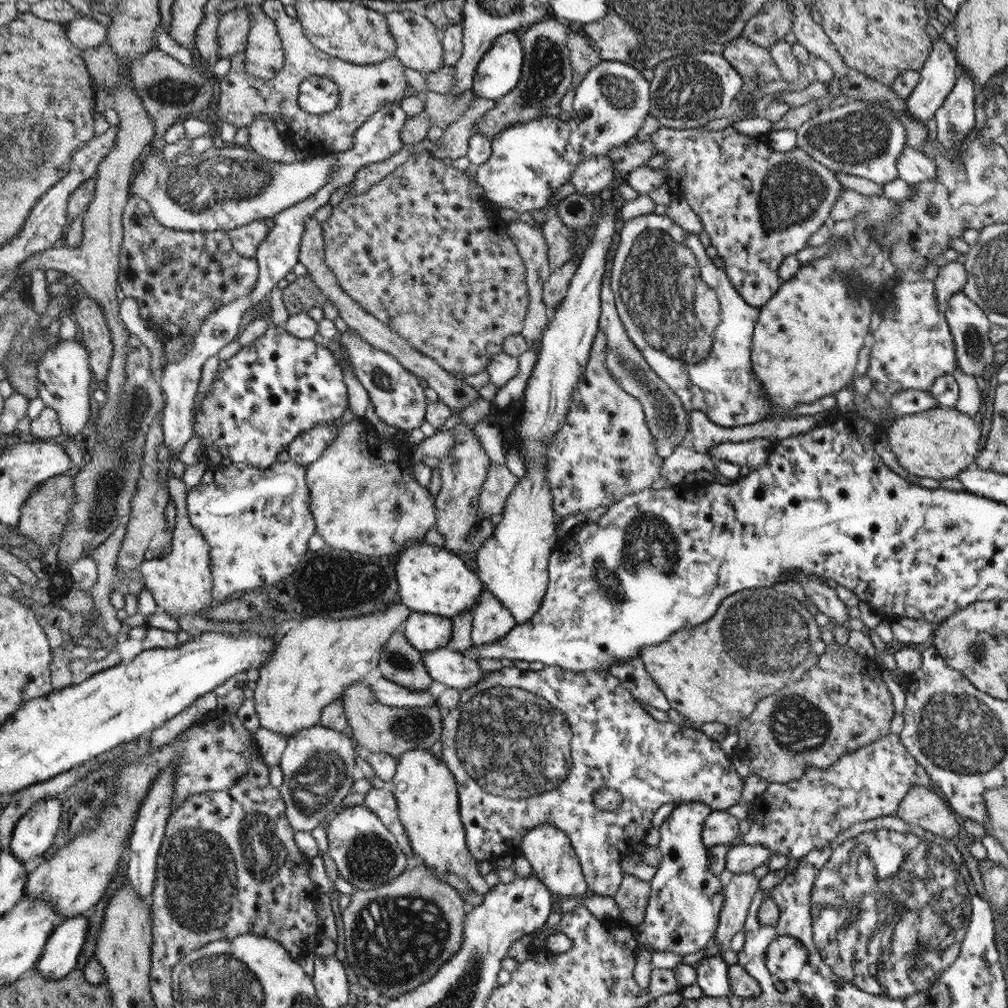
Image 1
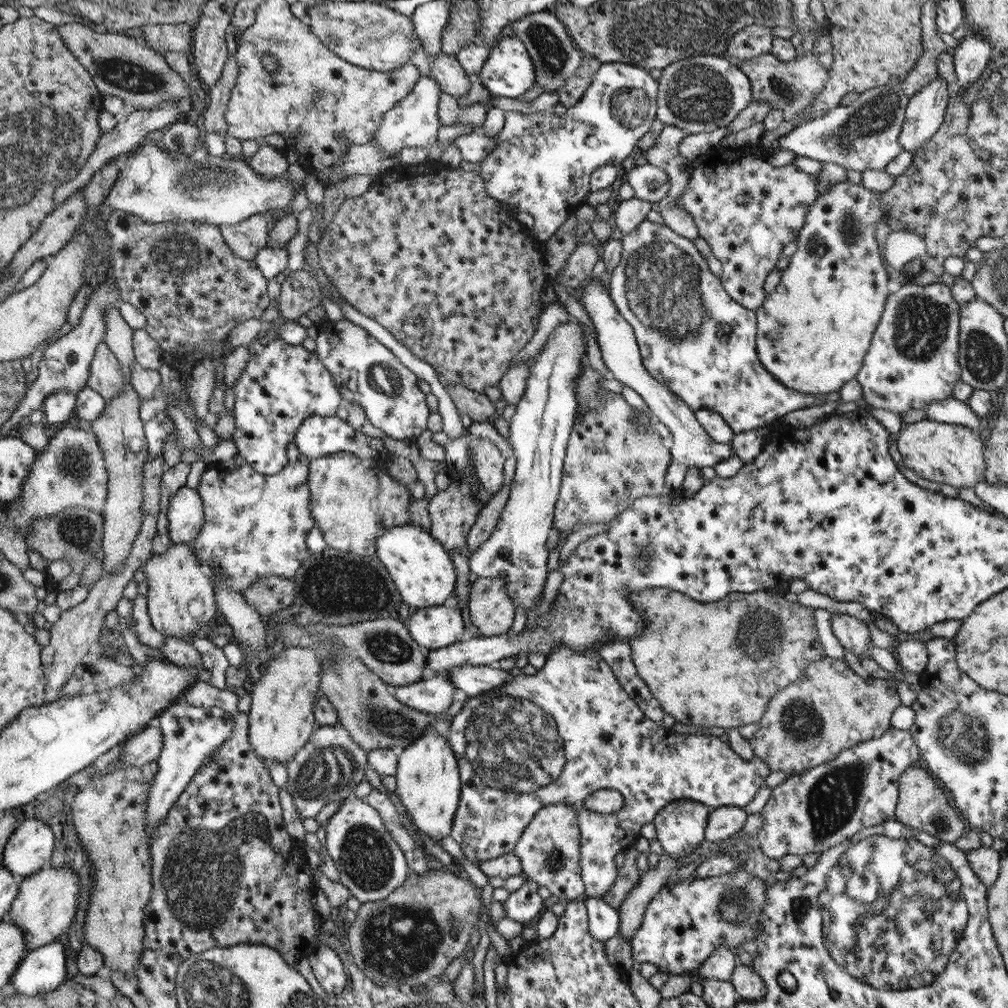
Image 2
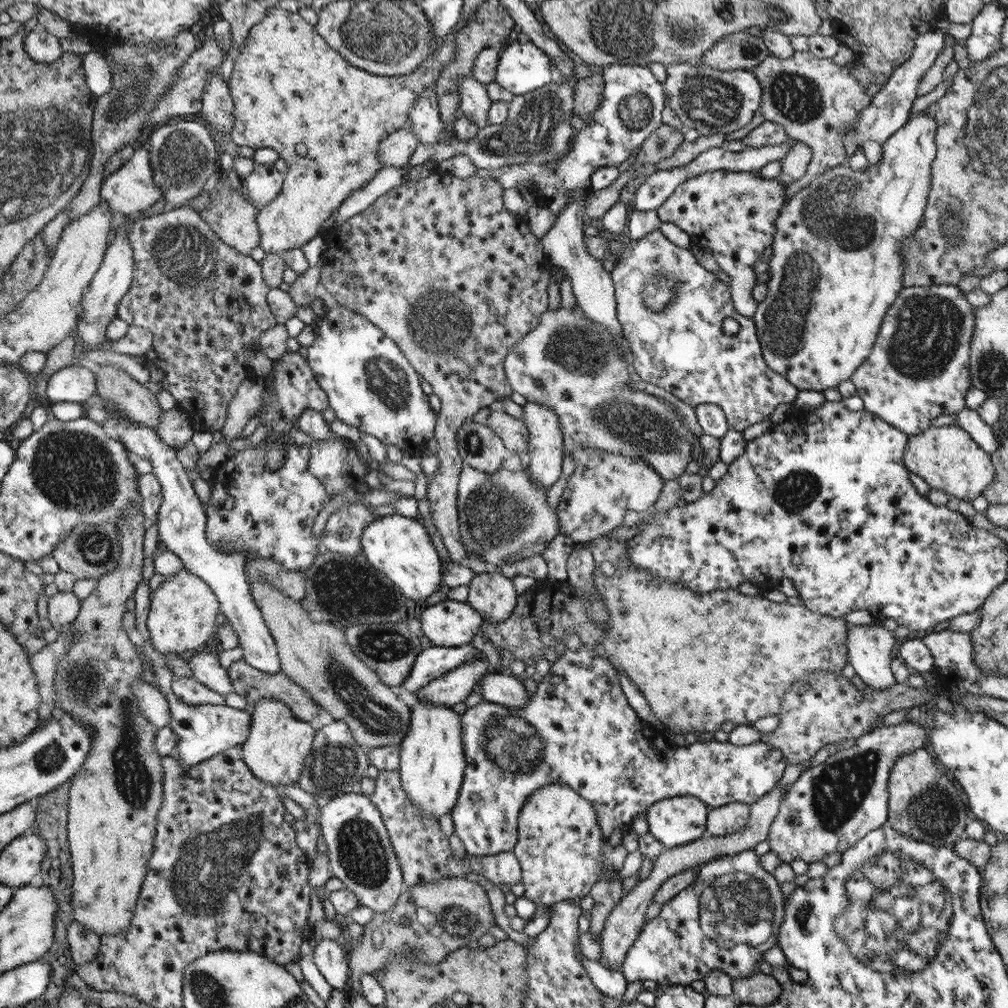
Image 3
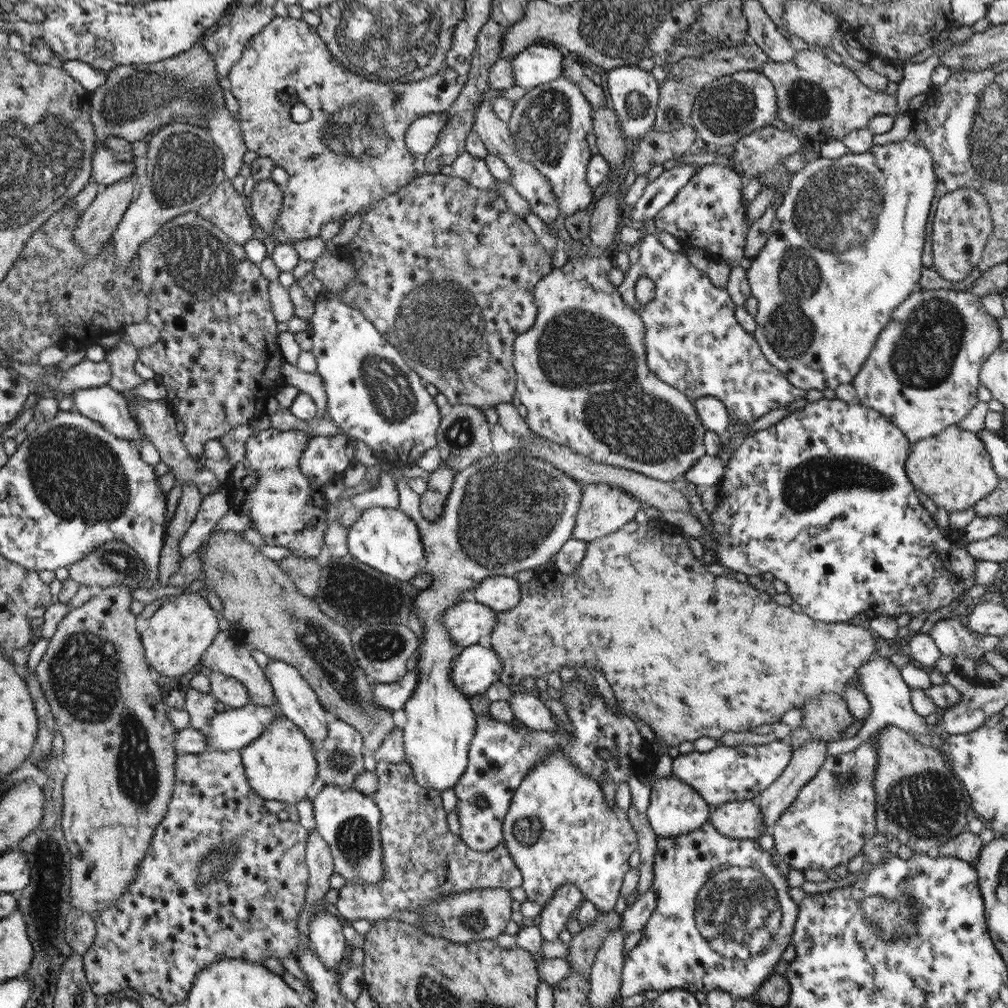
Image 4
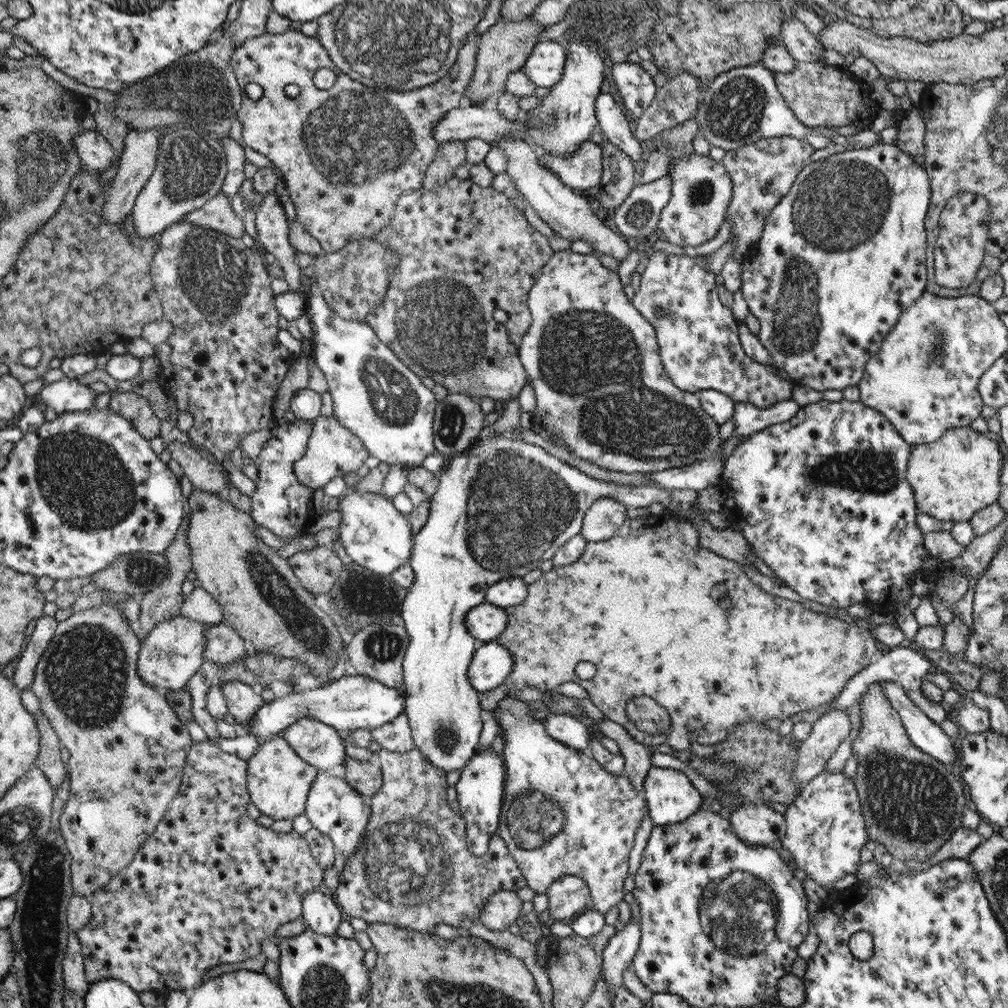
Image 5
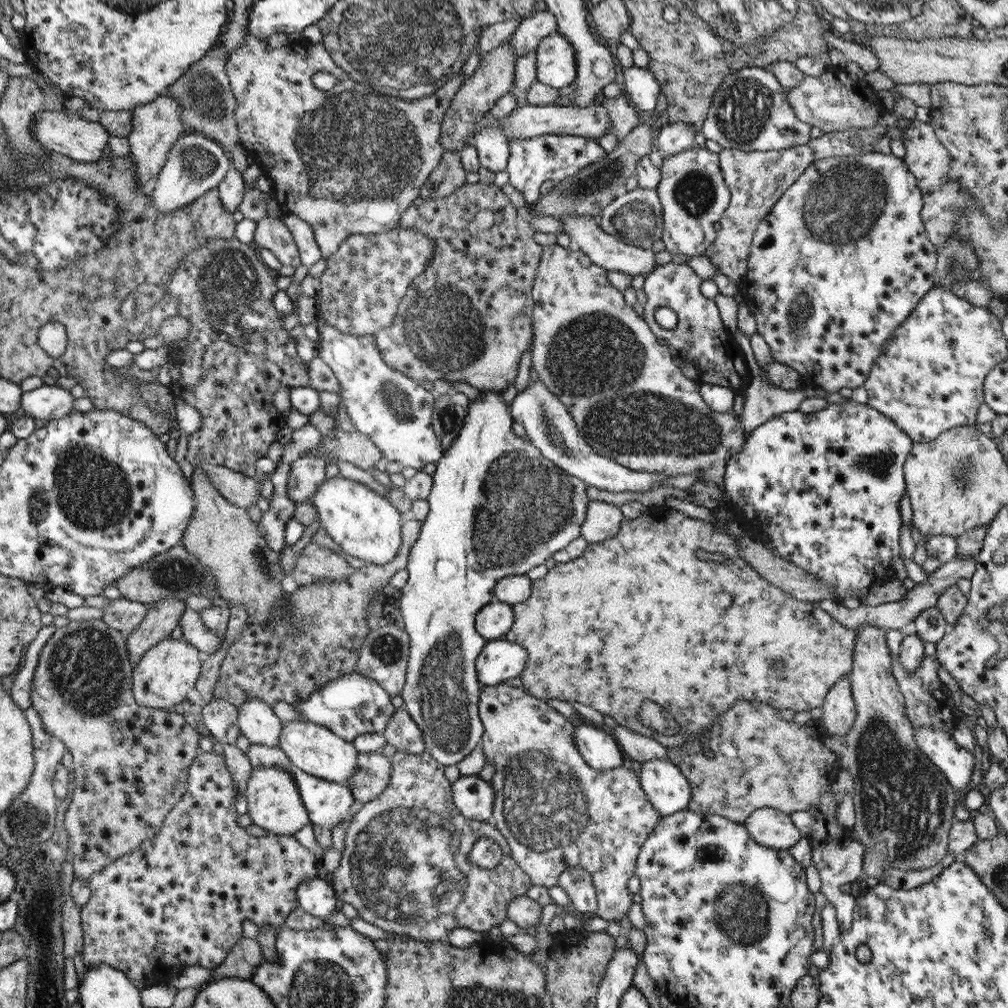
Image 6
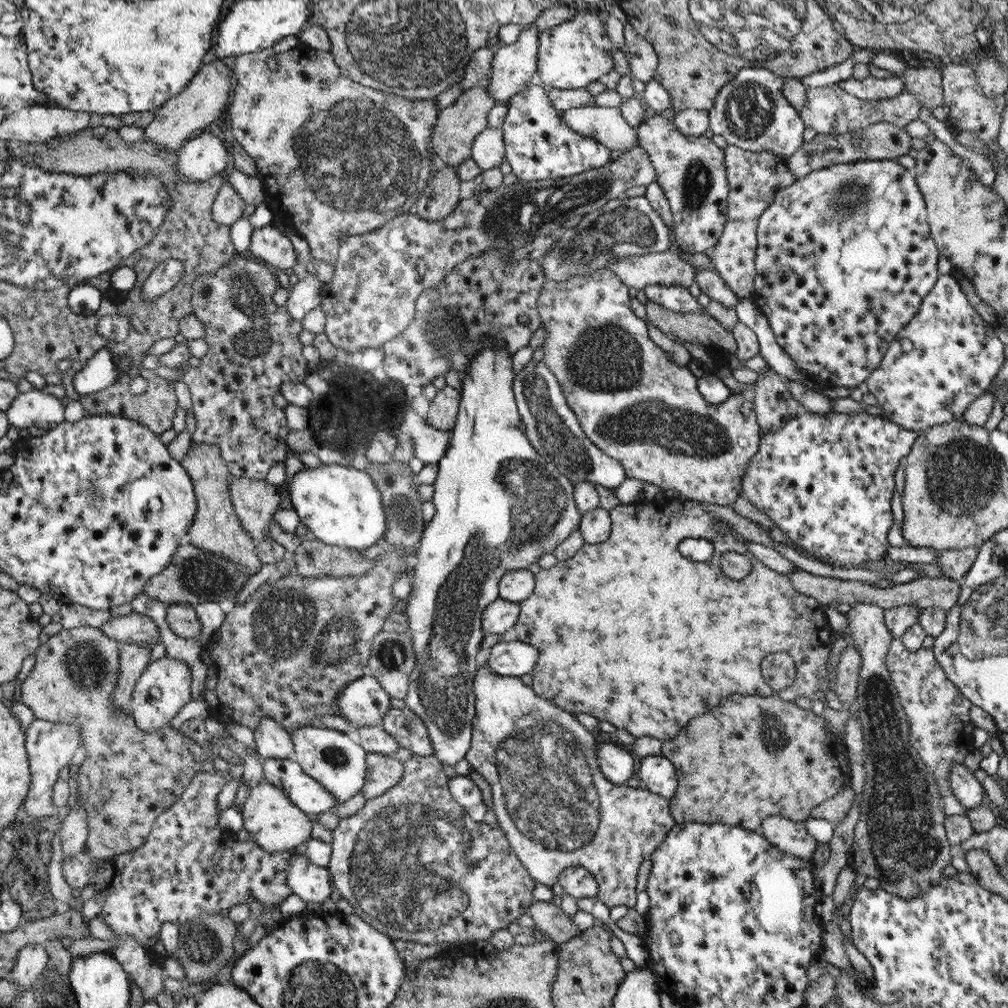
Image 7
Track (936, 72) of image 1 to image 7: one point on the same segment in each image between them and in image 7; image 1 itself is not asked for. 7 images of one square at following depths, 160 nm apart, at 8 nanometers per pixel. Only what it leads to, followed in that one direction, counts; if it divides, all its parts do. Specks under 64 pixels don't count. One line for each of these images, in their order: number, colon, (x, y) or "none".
2: (925, 112)
3: (836, 267)
4: (844, 250)
5: (843, 253)
6: (837, 265)
7: (844, 257)

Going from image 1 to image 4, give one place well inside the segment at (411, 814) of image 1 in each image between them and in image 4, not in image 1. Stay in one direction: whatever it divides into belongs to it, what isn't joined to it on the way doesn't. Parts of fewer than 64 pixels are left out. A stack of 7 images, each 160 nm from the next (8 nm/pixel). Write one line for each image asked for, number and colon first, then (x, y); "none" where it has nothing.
2: (428, 781)
3: (432, 762)
4: (507, 513)

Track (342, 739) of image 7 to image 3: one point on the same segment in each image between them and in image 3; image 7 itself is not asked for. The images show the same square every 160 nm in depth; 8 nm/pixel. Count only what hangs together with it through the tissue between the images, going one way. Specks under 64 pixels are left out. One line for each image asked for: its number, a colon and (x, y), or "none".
3: (182, 521)
4: (299, 702)
5: (319, 744)
6: (315, 749)

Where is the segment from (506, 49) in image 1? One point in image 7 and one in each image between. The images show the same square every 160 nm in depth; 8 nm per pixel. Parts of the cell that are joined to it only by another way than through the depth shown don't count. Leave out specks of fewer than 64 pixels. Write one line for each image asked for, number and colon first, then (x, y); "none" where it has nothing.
2: (508, 72)
3: (523, 67)
4: (537, 65)
5: (546, 66)
6: (556, 66)
7: (573, 55)

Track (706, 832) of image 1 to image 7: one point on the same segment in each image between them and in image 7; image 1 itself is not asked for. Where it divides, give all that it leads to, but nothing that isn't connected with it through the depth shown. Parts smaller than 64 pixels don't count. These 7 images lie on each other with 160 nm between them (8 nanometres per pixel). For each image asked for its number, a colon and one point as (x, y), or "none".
2: (724, 822)
3: (730, 818)
4: (743, 819)
5: (757, 824)
6: (770, 827)
7: (789, 836)

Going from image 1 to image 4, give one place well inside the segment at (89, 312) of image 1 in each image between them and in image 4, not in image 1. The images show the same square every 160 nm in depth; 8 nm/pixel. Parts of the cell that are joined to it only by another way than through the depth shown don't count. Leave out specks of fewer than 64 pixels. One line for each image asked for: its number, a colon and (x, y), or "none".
2: (106, 377)
3: (113, 384)
4: (157, 422)

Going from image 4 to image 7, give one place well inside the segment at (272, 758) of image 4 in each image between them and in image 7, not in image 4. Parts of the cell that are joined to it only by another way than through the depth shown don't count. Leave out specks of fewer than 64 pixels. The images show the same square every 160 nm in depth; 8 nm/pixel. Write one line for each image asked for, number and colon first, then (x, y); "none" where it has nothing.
5: (280, 780)
6: (274, 802)
7: (273, 820)

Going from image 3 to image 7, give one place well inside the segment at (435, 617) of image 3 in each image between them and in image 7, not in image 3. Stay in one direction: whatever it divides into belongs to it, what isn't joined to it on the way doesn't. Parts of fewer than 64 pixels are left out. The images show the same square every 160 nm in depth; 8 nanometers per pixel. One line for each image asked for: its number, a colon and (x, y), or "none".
4: (467, 622)
5: (487, 622)
6: (496, 619)
7: (502, 615)

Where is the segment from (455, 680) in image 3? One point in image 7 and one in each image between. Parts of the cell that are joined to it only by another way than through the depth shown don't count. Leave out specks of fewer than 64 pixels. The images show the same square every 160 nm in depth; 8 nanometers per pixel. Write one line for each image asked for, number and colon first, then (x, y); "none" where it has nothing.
4: (475, 669)
5: (492, 663)
6: (501, 661)
7: (517, 658)

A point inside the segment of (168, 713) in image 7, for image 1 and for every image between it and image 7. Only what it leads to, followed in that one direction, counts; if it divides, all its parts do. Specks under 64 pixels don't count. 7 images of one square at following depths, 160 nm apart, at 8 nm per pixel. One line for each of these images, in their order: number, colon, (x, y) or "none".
1: (181, 582)
2: (180, 600)
3: (183, 611)
4: (180, 630)
5: (172, 653)
6: (164, 675)

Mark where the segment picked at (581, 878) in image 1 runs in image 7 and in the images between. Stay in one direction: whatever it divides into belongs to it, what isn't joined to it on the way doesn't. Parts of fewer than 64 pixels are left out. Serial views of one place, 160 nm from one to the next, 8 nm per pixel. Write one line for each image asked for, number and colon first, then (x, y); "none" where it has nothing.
2: (550, 853)
3: (563, 852)
4: (561, 830)
5: (565, 815)
6: (557, 811)
7: (551, 800)

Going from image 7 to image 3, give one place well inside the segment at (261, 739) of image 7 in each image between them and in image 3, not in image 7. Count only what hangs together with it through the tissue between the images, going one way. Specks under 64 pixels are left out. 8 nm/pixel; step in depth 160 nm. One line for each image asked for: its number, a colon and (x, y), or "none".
3: (206, 668)
4: (228, 690)
5: (243, 700)
6: (257, 721)

